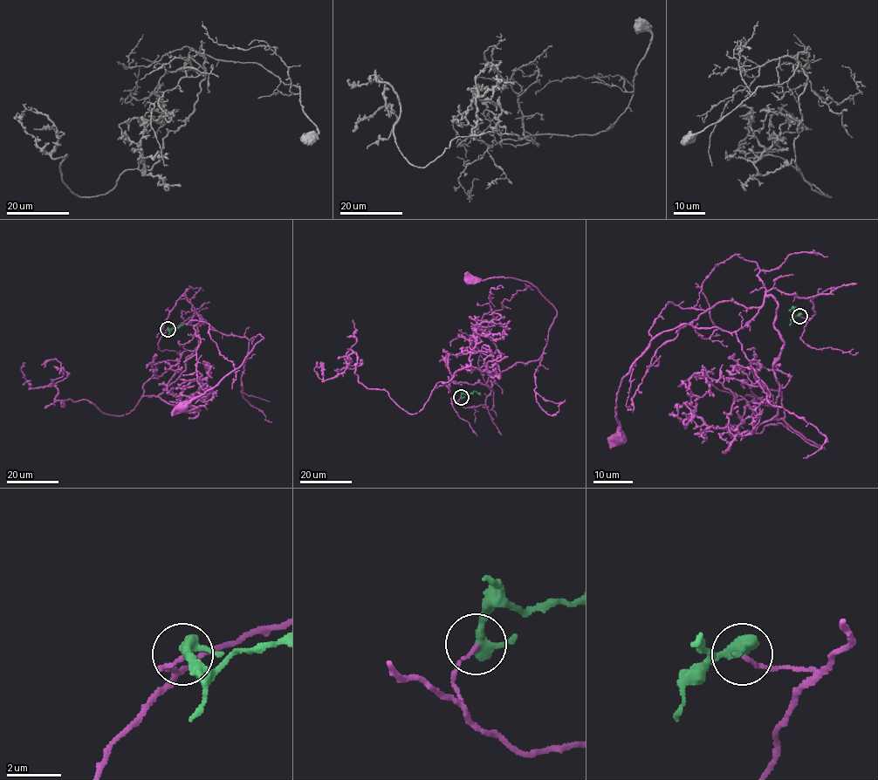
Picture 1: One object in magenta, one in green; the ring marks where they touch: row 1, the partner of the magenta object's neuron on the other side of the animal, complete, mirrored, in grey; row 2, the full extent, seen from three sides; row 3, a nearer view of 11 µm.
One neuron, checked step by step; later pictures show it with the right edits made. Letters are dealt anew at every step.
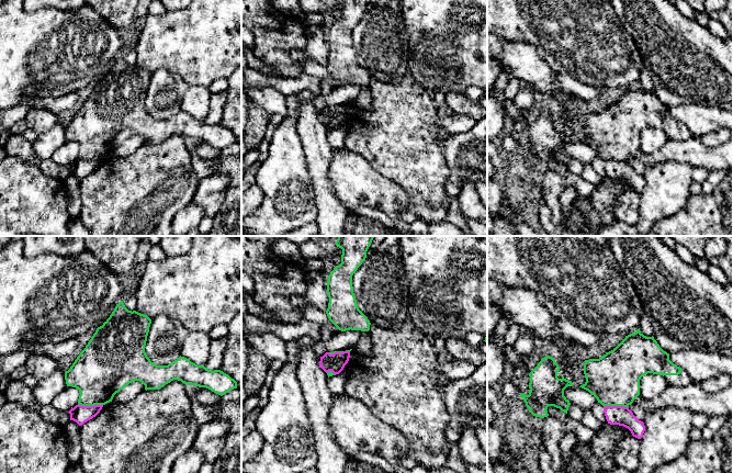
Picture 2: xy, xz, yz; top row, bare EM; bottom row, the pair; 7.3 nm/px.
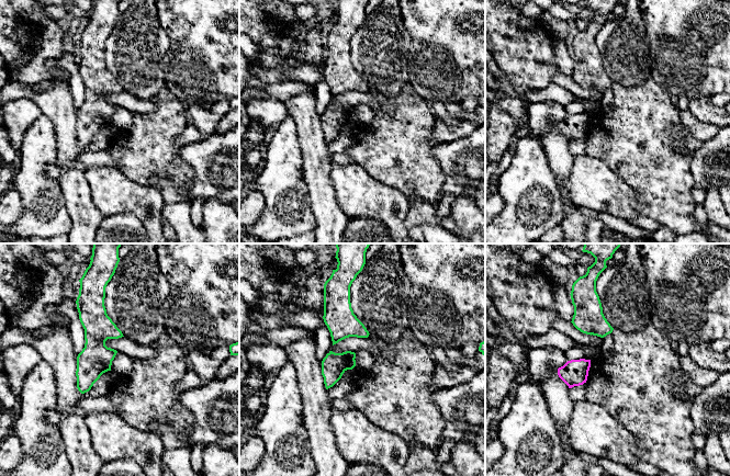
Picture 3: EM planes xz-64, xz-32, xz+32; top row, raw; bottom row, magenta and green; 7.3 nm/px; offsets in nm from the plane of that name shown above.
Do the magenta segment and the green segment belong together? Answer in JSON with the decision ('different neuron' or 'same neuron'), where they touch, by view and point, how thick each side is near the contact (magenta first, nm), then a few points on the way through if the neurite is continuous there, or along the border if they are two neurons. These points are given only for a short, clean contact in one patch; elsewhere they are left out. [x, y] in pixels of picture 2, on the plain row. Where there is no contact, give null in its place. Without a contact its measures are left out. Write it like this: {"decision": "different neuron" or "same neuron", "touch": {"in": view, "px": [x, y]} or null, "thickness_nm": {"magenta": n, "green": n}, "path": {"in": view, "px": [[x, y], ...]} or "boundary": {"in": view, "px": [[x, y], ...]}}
{"decision": "different neuron", "touch": {"in": "xy", "px": [90, 160]}, "thickness_nm": {"magenta": 130, "green": 380}, "boundary": {"in": "xy", "px": [[78, 158], [102, 159]]}}

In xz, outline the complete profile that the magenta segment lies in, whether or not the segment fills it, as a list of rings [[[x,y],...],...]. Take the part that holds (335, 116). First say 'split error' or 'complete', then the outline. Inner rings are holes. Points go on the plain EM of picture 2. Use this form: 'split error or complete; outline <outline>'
complete; outline [[[349,105],[335,106],[332,109],[326,106],[323,111],[320,111],[319,120],[326,127],[331,125],[336,129],[343,124],[345,120],[349,115],[349,112]]]

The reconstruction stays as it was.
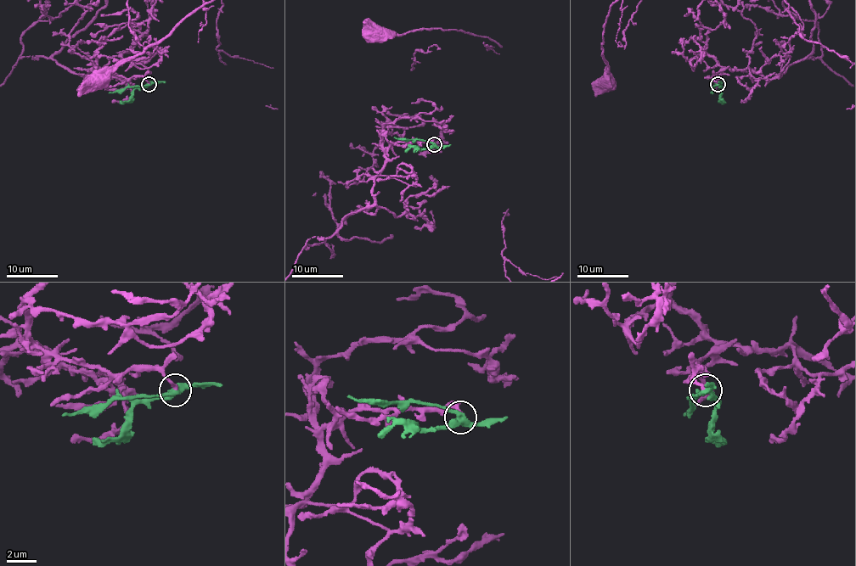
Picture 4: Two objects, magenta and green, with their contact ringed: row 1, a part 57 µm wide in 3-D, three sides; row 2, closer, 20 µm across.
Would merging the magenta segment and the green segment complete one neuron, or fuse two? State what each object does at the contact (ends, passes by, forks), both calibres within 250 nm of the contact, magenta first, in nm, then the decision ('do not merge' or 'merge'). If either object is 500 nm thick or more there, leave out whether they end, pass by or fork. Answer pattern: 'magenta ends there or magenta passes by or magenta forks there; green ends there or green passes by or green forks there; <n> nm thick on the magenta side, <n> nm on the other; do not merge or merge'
magenta ends there; green forks there; 260 nm thick on the magenta side, 360 nm on the other; merge

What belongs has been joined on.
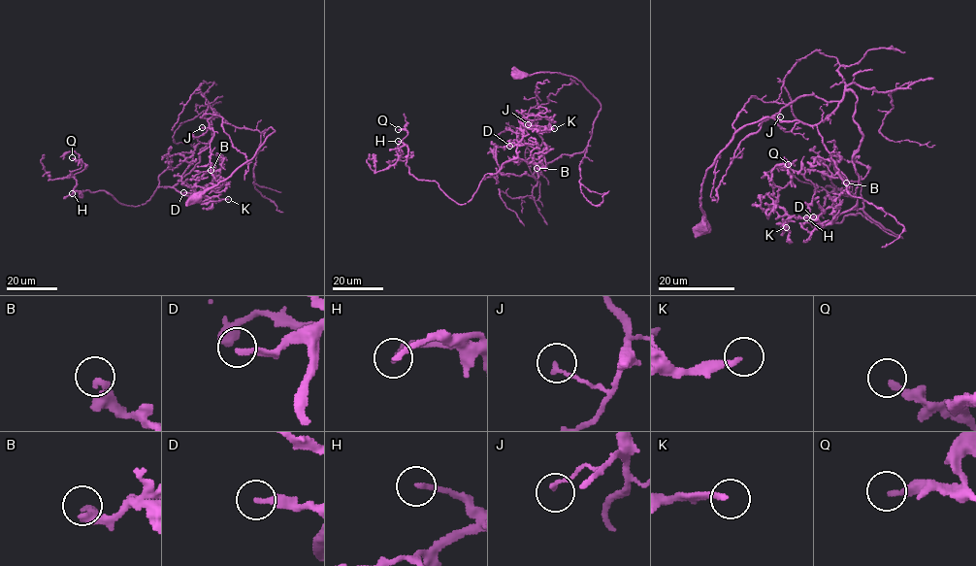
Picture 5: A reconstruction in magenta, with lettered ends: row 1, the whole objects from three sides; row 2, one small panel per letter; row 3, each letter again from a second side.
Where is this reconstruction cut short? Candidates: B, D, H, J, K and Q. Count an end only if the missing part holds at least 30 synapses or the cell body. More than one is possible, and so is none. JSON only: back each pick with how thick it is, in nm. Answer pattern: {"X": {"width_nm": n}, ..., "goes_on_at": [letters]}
{"H": {"width_nm": 190}, "goes_on_at": ["H"]}

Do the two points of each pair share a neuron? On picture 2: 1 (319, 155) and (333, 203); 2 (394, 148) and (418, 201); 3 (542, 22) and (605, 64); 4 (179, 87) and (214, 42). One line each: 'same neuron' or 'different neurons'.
1: same neuron
2: same neuron
3: same neuron
4: different neurons

